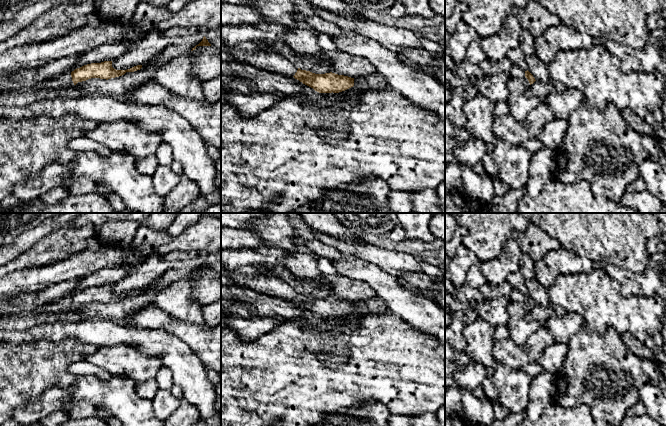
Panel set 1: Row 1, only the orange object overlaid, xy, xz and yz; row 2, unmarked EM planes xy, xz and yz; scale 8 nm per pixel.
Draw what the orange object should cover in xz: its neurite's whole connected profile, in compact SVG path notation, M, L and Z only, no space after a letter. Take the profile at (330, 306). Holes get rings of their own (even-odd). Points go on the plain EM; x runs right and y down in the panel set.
M232 272L234 286L251 289L258 293L294 301L319 317L339 317L354 310L354 302L335 297L315 298L301 294L282 279L275 277L251 277Z

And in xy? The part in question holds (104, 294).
M104 285L101 287L91 287L84 289L74 295L63 297L62 299L48 303L38 307L33 312L50 311L59 313L64 311L74 311L78 306L86 305L91 302L111 303L124 299L126 296L134 296L140 294L142 289L134 290L127 294L116 294L112 291L112 285Z

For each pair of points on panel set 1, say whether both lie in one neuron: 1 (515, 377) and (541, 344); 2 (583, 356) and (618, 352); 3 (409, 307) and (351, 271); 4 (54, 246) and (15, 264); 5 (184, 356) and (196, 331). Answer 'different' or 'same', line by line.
1: same
2: same
3: same
4: same
5: different

